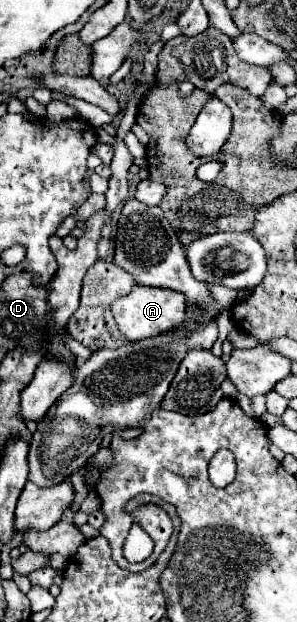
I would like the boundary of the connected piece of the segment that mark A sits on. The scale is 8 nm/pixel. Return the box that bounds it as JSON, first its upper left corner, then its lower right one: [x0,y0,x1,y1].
[111,286,187,342]

